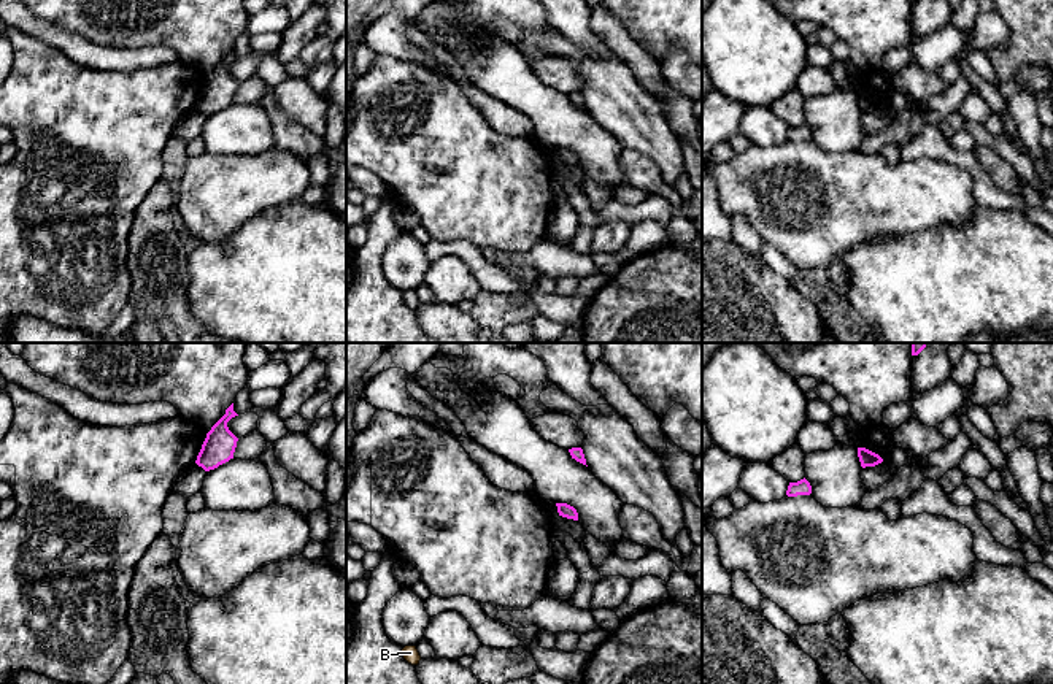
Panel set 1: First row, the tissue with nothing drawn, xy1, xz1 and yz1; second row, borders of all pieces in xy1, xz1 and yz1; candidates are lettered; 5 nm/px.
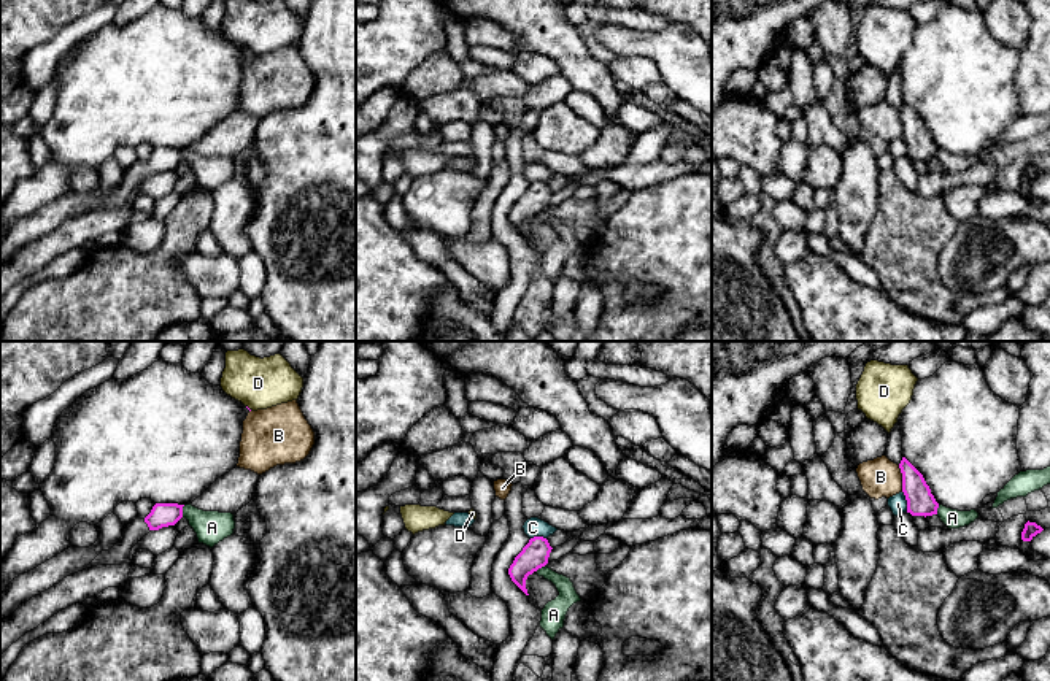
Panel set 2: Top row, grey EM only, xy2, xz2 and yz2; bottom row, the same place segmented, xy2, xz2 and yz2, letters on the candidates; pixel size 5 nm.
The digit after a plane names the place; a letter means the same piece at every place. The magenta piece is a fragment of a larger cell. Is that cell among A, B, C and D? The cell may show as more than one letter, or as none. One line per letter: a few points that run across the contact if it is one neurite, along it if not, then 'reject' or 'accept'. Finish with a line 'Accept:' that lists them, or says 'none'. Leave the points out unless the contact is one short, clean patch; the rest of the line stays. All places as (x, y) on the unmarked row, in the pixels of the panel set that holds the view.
A: line xy2 (185, 150), (181, 161); reject
B: reject
C: line yz2 (903, 135), (907, 145), (907, 156); reject
D: line xy2 (247, 50), (250, 54); reject
Accept: none

